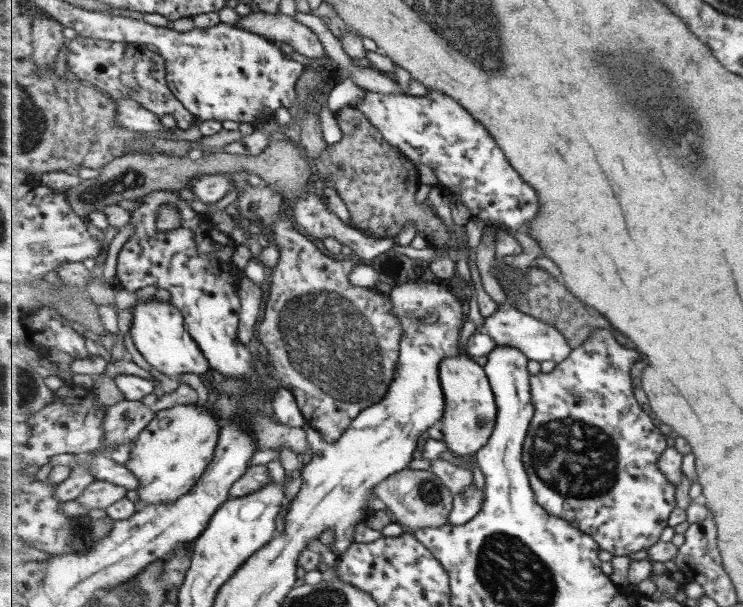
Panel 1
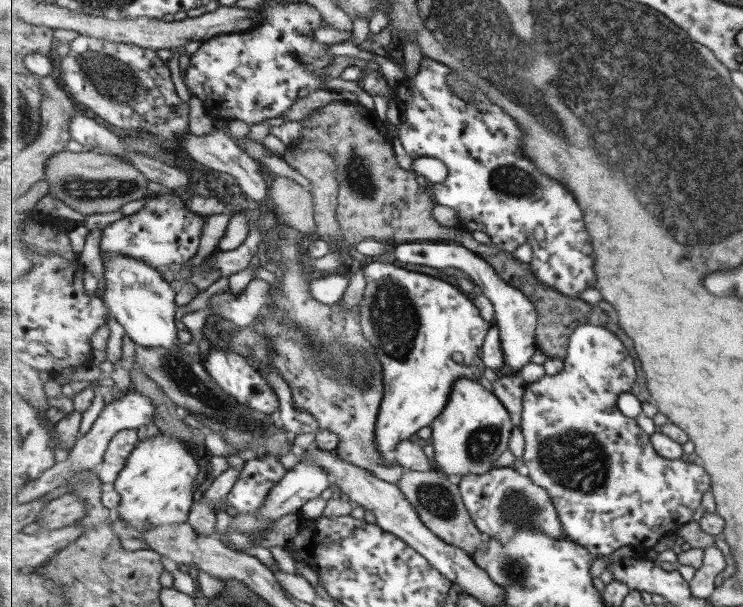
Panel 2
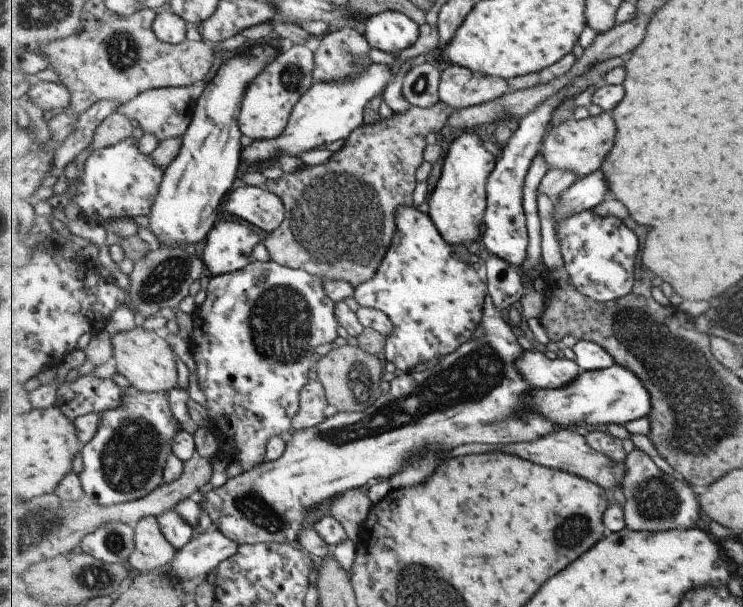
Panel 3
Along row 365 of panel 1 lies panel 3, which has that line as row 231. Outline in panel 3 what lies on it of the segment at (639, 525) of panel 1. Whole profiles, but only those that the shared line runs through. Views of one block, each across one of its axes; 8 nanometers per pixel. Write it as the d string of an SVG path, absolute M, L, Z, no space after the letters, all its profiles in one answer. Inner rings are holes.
M591 209L567 218L555 230L564 266L579 292L600 303L616 301L631 294L641 240L623 220L612 215L599 216Z

